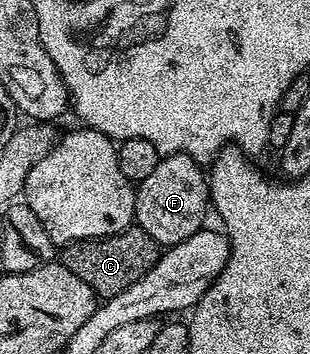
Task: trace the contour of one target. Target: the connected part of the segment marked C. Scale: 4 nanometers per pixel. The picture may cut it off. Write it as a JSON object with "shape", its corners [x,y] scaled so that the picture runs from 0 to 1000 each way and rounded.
{"shape":[[[423,638],[381,655],[371,667],[335,667],[323,678],[268,678],[248,689],[216,689],[197,703],[194,743],[258,797],[284,797],[306,839],[339,842],[387,831],[387,819],[413,819],[426,797],[465,785],[477,763],[516,720],[516,692],[474,655],[442,638]]]}

